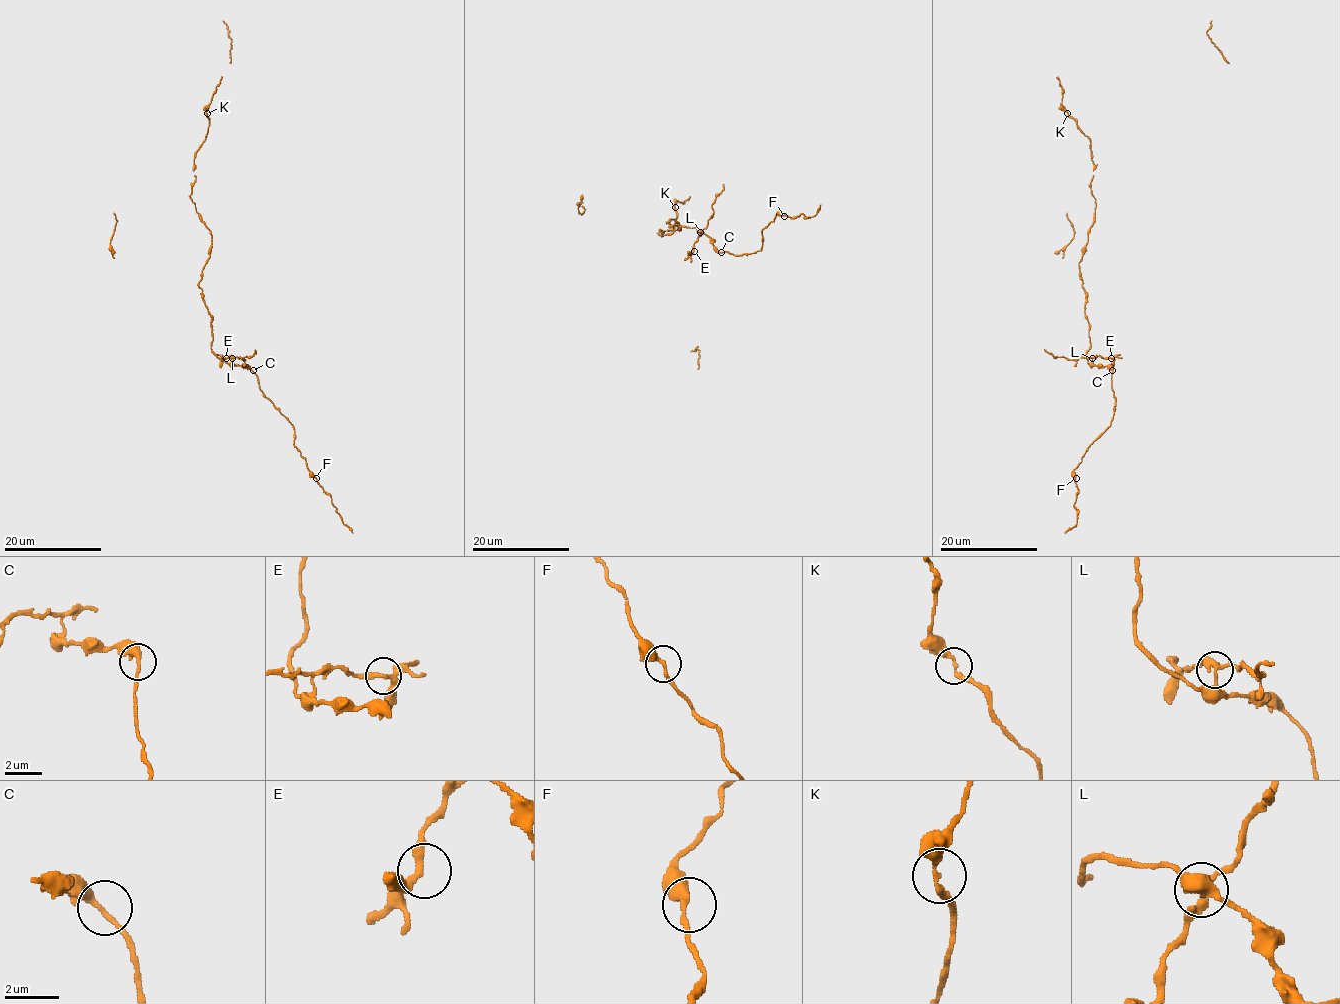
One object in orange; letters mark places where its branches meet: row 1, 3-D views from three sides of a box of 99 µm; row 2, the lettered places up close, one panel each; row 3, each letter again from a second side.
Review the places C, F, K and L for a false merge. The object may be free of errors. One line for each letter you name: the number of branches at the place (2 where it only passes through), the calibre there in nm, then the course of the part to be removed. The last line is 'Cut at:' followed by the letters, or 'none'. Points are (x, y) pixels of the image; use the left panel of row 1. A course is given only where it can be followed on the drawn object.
L: 3 branches meet; 200 nm thick; foreign part runs (232, 358), (245, 359), (255, 353), (255, 349)
Cut at: L

